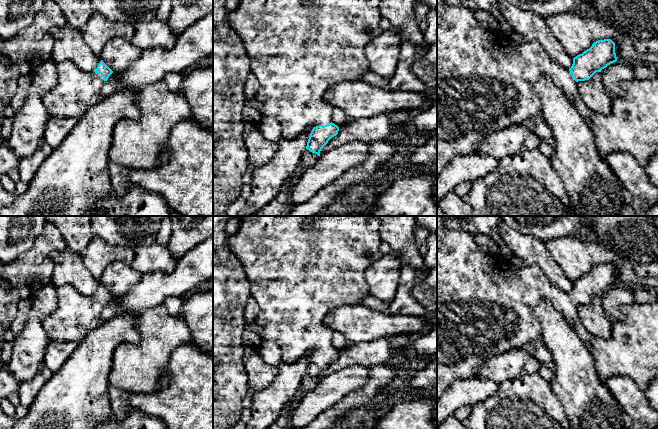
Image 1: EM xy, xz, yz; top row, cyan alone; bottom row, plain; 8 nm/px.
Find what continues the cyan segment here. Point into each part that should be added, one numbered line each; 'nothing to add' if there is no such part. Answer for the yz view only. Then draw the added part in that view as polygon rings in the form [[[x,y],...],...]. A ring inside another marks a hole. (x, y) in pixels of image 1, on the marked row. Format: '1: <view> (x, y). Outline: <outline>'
1: yz (485, 80). Outline: [[[437,0],[437,181],[441,172],[452,162],[457,155],[473,154],[478,151],[481,143],[491,134],[509,126],[520,125],[542,113],[542,106],[533,86],[541,76],[548,76],[553,83],[566,95],[568,101],[574,105],[579,96],[577,82],[572,78],[569,69],[562,67],[536,40],[517,43],[512,41],[507,34],[486,30],[475,18],[474,11],[468,8],[448,5],[445,0]]]

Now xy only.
1: xy (76, 90). Outline: [[[72,61],[56,64],[57,84],[43,96],[43,103],[51,117],[79,119],[86,109],[97,103],[104,84],[101,74],[85,72]]]

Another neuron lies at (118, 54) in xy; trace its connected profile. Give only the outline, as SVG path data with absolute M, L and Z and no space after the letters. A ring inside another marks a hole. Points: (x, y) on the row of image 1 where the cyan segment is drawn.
M114 37L102 49L100 59L113 71L120 73L132 65L141 55L142 49L135 47L130 40Z

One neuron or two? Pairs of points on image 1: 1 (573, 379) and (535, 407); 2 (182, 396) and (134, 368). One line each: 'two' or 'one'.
1: two
2: two

